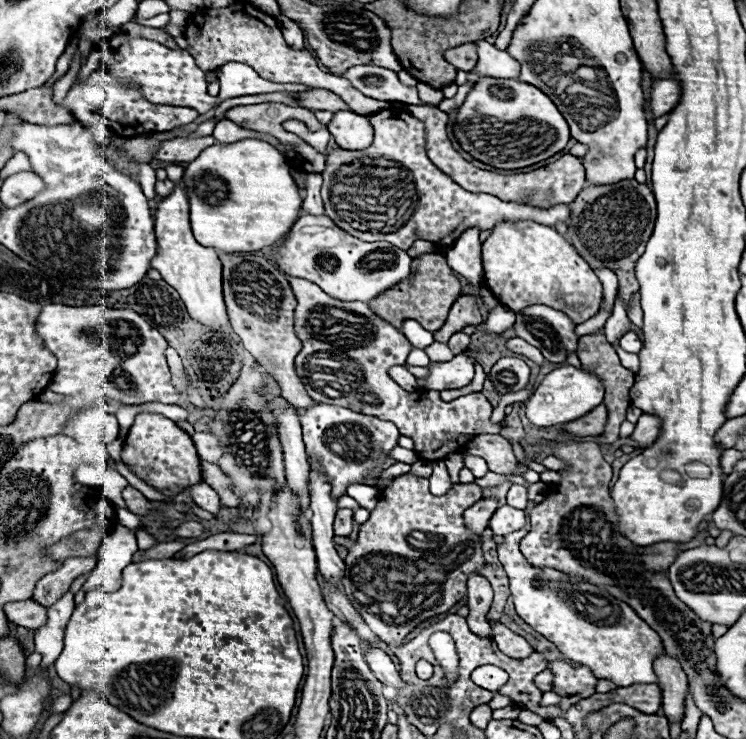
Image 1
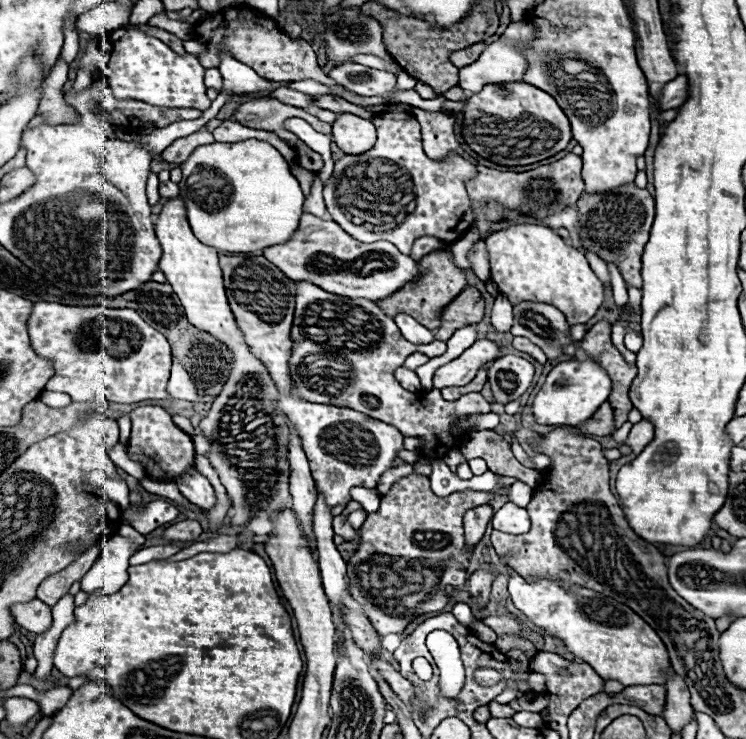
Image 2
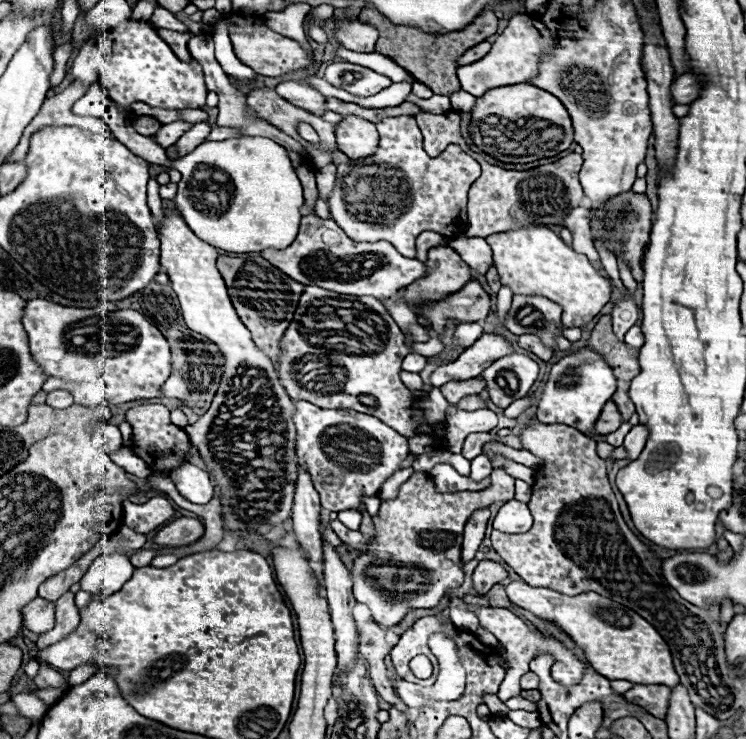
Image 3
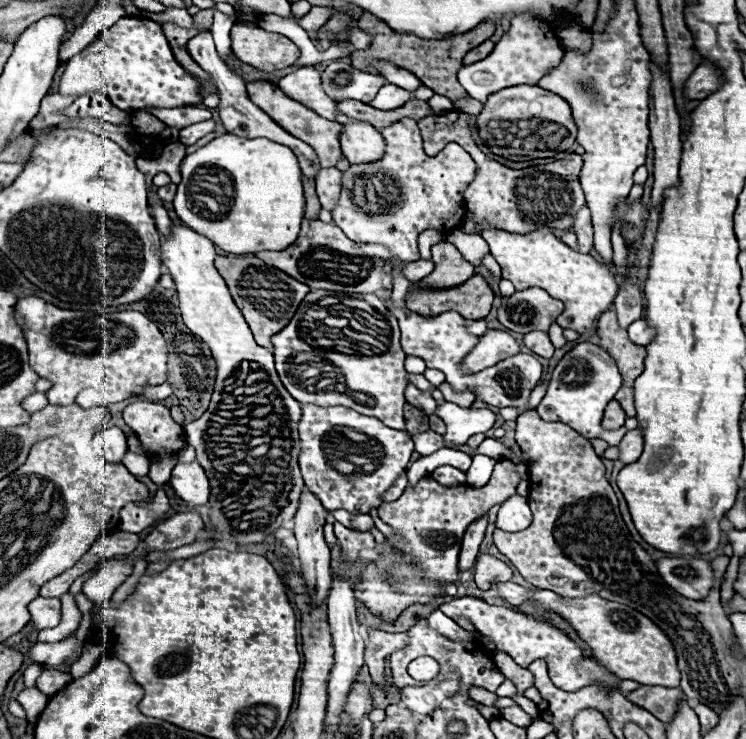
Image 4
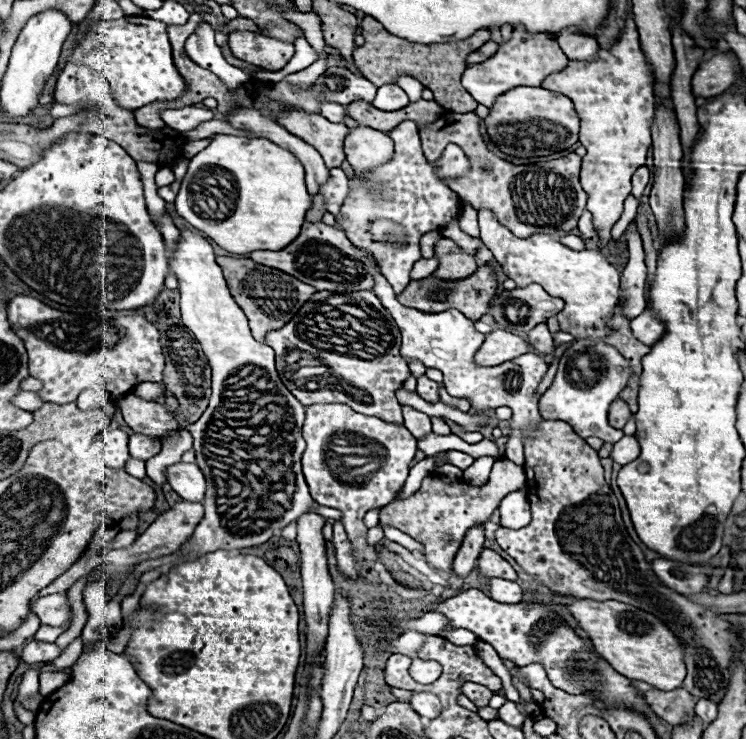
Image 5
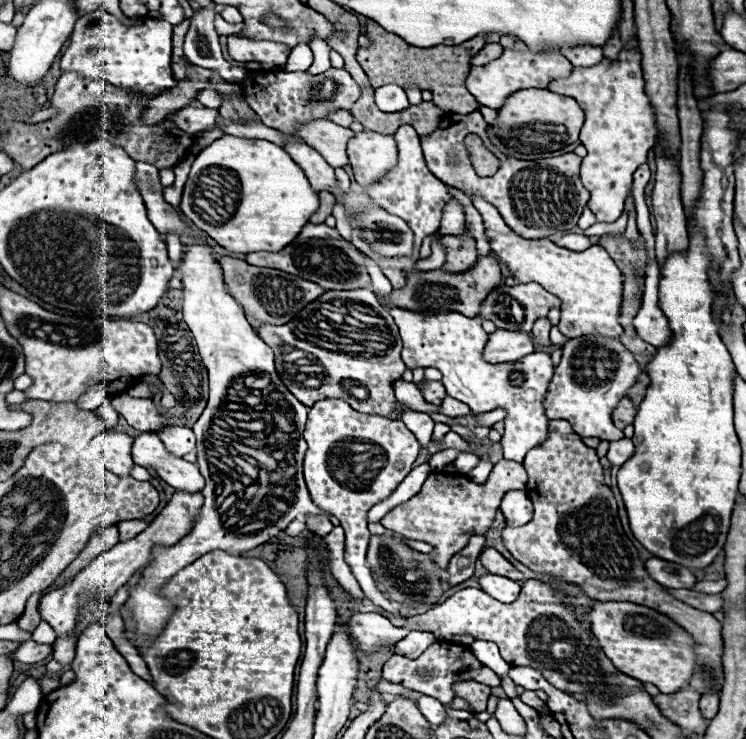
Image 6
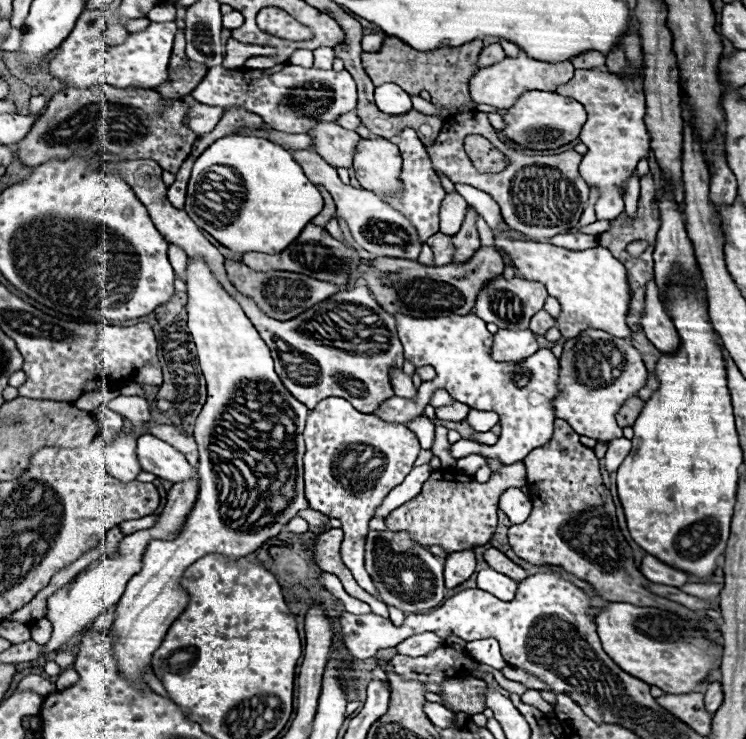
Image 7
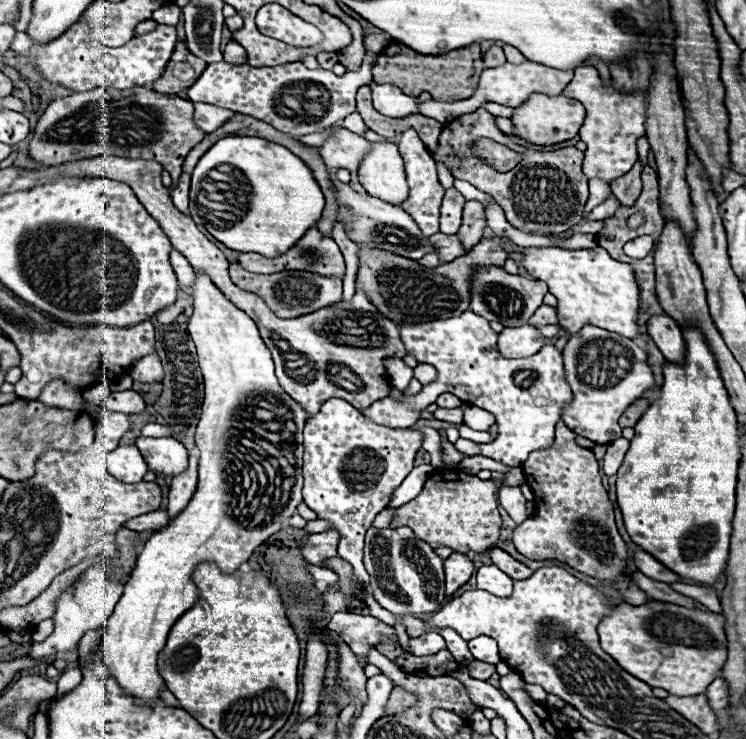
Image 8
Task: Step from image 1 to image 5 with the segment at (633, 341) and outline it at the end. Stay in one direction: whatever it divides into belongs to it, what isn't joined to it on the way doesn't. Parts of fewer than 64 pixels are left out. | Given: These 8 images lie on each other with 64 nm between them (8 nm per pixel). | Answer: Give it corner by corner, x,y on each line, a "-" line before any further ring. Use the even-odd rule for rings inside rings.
648,304
648,308
638,318
630,320
630,330
632,330
634,338
640,340
646,346
656,344
660,340
660,336
664,334
664,326
662,326
660,320
654,318
654,314
650,310
650,304

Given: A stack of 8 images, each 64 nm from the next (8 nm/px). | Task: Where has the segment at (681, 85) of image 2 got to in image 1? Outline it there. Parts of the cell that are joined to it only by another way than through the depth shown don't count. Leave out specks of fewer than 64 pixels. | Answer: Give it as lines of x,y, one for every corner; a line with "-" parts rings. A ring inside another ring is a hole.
652,78
652,88
650,88
650,110
652,116
664,116
668,114
680,98
680,86
676,80
656,80

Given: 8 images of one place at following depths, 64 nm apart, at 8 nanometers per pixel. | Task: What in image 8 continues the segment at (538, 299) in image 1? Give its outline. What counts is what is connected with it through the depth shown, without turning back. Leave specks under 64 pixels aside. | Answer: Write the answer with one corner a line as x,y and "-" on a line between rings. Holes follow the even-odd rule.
454,180
454,188
460,190
466,200
480,200
480,202
484,204
484,208
486,208
486,206
490,204
490,200
492,200
488,194
476,190
472,184
468,184
468,182
464,182
464,180
-
530,246
520,248
520,254
520,264
526,268
526,272
536,280
544,280
550,294
558,298
558,324
566,334
576,334
584,324
592,324
620,336
638,336
638,284
630,264
614,260
600,246
590,250

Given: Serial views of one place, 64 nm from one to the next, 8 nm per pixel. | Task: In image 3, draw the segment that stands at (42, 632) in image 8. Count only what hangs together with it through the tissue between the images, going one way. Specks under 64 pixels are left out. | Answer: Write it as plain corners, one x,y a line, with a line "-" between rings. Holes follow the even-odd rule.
66,592
56,600
56,626
40,634
40,638
36,640
36,648
44,650
60,642
60,638
66,636
66,632
72,632
78,624
80,624
80,616
78,616
78,608
74,606
74,594

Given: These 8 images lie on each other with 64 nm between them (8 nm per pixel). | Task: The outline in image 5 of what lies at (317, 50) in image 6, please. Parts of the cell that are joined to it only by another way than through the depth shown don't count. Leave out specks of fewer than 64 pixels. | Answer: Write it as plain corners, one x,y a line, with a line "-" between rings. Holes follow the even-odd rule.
284,8
282,16
288,18
288,20
292,20
292,22
296,22
296,24
304,30
308,42
310,42
318,52
324,52
324,46
326,46
326,44
324,44
324,38
322,38
322,20
320,20
320,16
318,16
316,12
302,14
302,12
-
316,60
314,64
310,64
308,68
300,70
300,72
294,72
290,76
286,76
286,80
294,86
294,88
312,88
314,82
320,78
320,74
326,70
326,60

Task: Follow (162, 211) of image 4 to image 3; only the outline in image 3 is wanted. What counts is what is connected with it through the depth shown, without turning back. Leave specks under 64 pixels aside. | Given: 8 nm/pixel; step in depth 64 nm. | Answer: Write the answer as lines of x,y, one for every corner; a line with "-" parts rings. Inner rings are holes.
150,178
150,182
148,182
148,206
150,206
152,214
158,216
158,220
162,220
164,212
162,212
162,198
158,196
158,186
160,184
156,182
156,178

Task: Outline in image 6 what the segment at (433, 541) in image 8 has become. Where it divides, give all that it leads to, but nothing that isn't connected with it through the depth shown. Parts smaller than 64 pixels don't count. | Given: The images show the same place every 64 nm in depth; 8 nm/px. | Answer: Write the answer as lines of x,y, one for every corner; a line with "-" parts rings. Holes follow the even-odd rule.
500,460
492,468
488,482
484,484
474,484
464,474
452,474
452,476
450,474
430,474
422,490
408,502
394,506
380,520
380,524
412,540
428,542
434,548
430,554
432,560
440,568
446,568
450,558
464,548
464,544
468,542
468,536
486,534
488,526
494,522
494,514
500,506
504,492
512,488
524,488
527,481
528,476
524,466
512,460

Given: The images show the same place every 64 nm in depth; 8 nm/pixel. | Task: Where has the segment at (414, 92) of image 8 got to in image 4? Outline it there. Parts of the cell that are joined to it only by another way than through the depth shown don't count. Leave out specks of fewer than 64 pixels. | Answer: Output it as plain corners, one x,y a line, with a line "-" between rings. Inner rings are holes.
364,12
358,20
358,24
362,30
374,34
374,42
370,44
368,50
354,50
352,52
352,66
356,64
358,70
378,74
374,70
374,66
370,64
370,60
374,60
374,58
390,60
394,66
400,66
400,68
414,72
414,76
418,76
418,80
424,86
432,88
436,94
448,96
450,100
458,100
458,98
466,96
464,88
456,80
456,72
462,68
464,54
476,46
480,46
484,40
488,40
496,30
494,20
484,20
484,24
472,28
472,32
464,32
464,36
452,36
448,40
420,40
418,36
412,36
412,34
392,32
392,28
388,28
388,24
384,24
378,16
372,16
370,12

